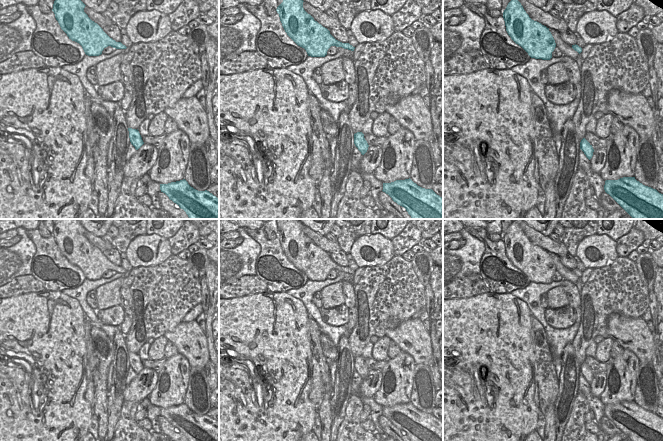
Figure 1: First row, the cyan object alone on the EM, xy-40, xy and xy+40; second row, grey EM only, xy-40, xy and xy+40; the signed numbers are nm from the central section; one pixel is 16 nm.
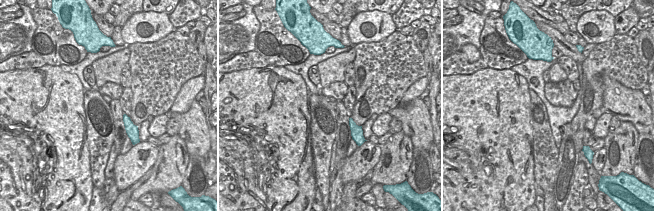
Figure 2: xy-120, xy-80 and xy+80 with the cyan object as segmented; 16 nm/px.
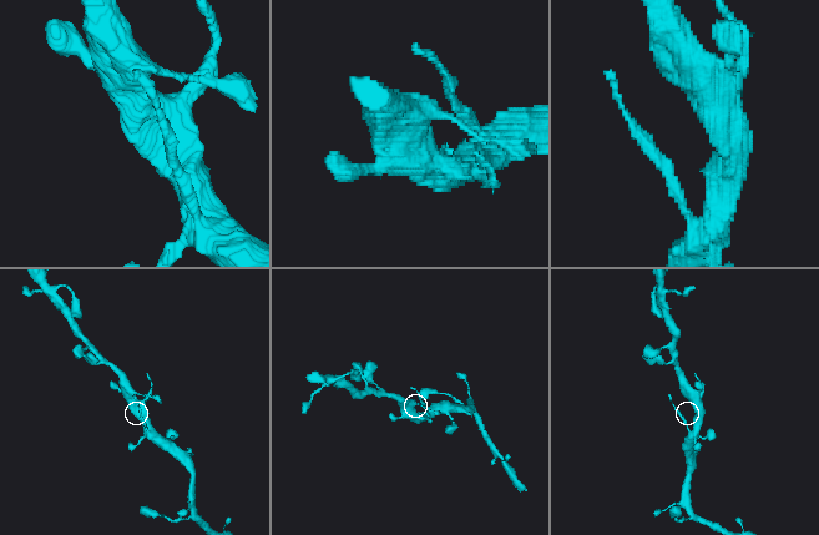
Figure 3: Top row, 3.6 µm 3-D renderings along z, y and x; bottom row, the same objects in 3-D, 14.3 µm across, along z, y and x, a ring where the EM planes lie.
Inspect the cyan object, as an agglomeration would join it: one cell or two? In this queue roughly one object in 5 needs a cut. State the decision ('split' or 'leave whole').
split

